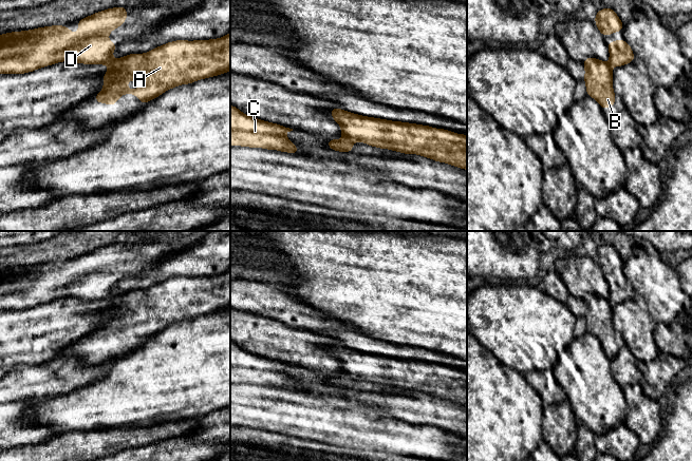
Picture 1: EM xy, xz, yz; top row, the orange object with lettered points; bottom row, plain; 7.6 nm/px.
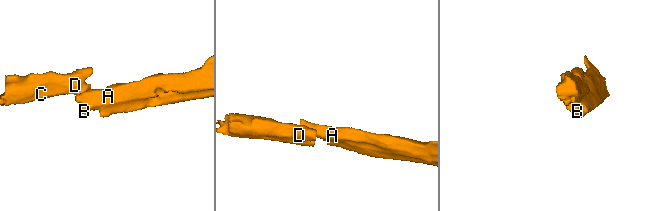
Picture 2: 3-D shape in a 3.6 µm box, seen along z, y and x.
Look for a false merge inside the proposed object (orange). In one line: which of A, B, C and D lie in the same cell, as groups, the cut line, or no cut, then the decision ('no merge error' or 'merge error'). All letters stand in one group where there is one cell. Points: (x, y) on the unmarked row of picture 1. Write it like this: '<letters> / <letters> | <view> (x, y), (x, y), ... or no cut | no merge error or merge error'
A B / C D | xz (344, 373), (353, 377) | merge error

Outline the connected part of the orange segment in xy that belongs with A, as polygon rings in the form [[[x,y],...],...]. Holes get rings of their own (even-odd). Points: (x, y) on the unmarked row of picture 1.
[[[230,269],[211,276],[172,277],[146,290],[132,289],[118,294],[109,302],[109,307],[102,312],[104,326],[95,331],[95,337],[98,340],[106,339],[111,343],[121,331],[128,329],[139,333],[141,340],[145,341],[169,325],[218,312],[228,307],[230,307]],[[128,316],[146,316],[147,321],[130,326],[126,321]]]

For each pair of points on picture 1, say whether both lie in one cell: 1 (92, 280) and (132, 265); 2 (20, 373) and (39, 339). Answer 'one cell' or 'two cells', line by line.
1: one cell
2: two cells

